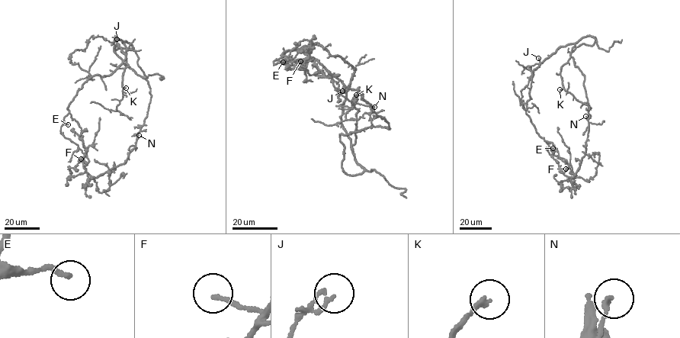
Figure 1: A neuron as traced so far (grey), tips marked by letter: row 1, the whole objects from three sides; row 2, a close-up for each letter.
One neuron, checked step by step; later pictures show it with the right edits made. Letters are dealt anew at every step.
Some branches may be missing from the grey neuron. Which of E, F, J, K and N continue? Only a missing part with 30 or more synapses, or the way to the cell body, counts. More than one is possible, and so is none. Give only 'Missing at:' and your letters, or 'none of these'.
Missing at: K

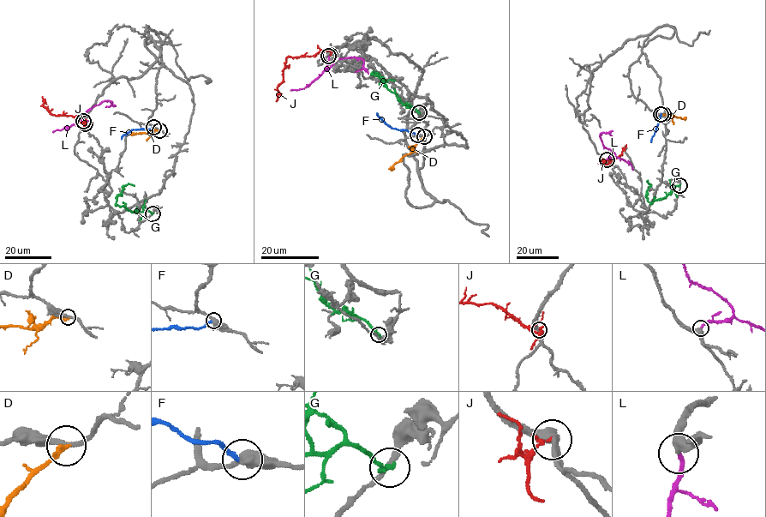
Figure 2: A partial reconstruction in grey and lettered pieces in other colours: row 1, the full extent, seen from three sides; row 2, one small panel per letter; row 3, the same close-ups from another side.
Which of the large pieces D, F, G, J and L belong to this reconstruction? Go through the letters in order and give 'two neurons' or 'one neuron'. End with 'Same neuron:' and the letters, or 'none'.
D: two neurons
F: two neurons
G: two neurons
J: two neurons
L: one neuron
Same neuron: L

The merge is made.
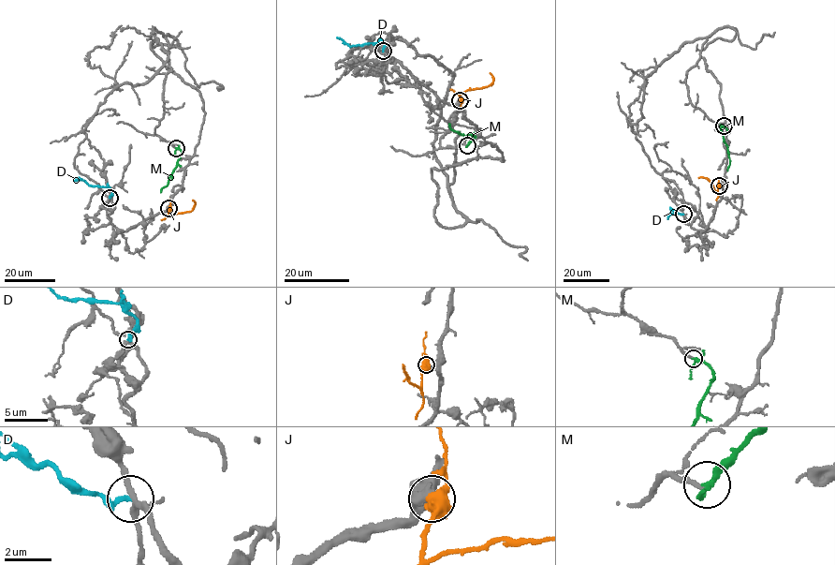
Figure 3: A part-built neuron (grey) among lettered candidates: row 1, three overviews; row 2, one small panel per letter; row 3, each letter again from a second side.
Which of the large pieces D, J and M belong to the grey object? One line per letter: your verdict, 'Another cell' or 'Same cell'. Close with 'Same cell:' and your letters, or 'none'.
D: Another cell
J: Another cell
M: Same cell
Same cell: M

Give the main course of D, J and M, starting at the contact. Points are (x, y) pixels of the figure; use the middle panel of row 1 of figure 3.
D: (382, 51), (386, 43), (351, 46), (336, 37)
J: (461, 100), (461, 94), (492, 81), (490, 72)
M: (467, 145), (475, 136), (460, 134), (449, 124)

